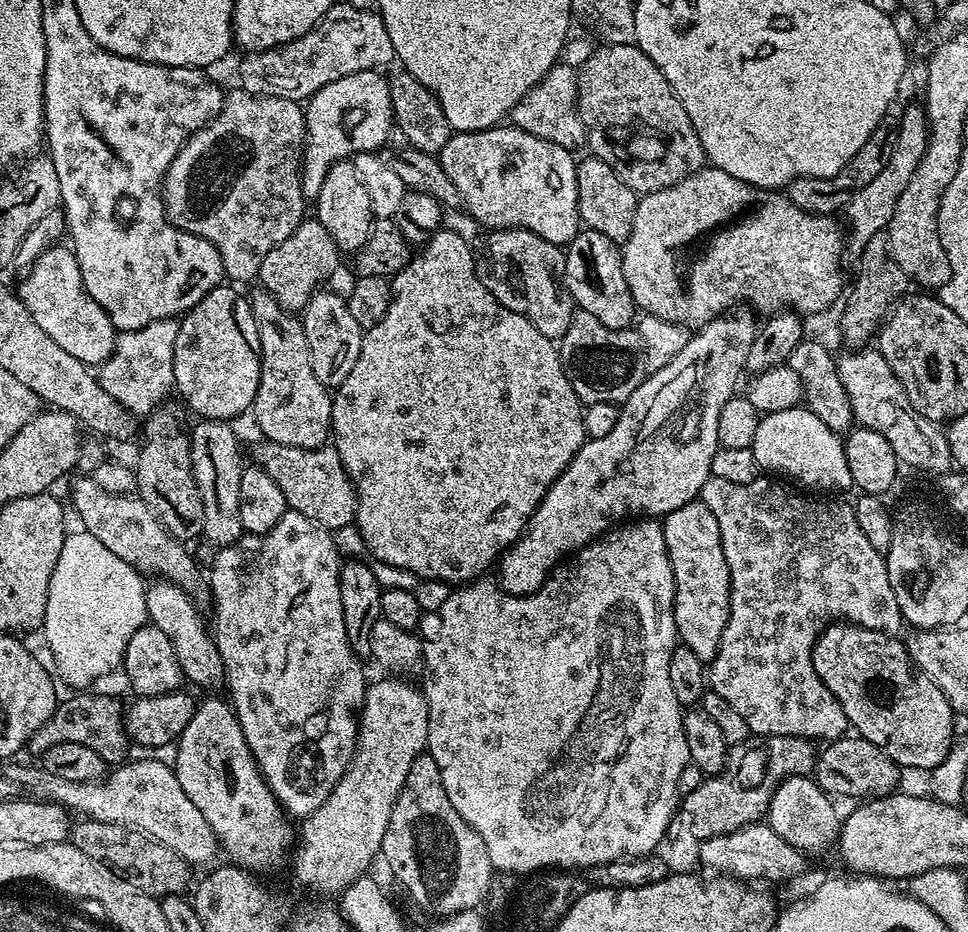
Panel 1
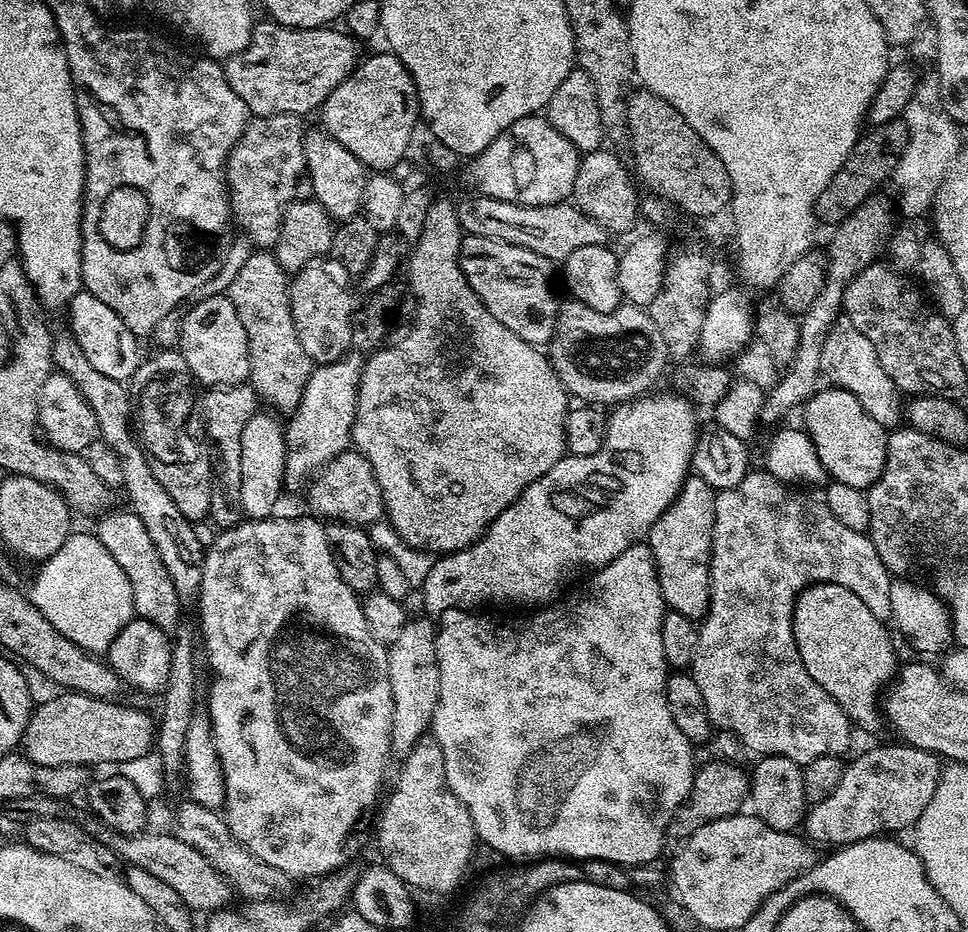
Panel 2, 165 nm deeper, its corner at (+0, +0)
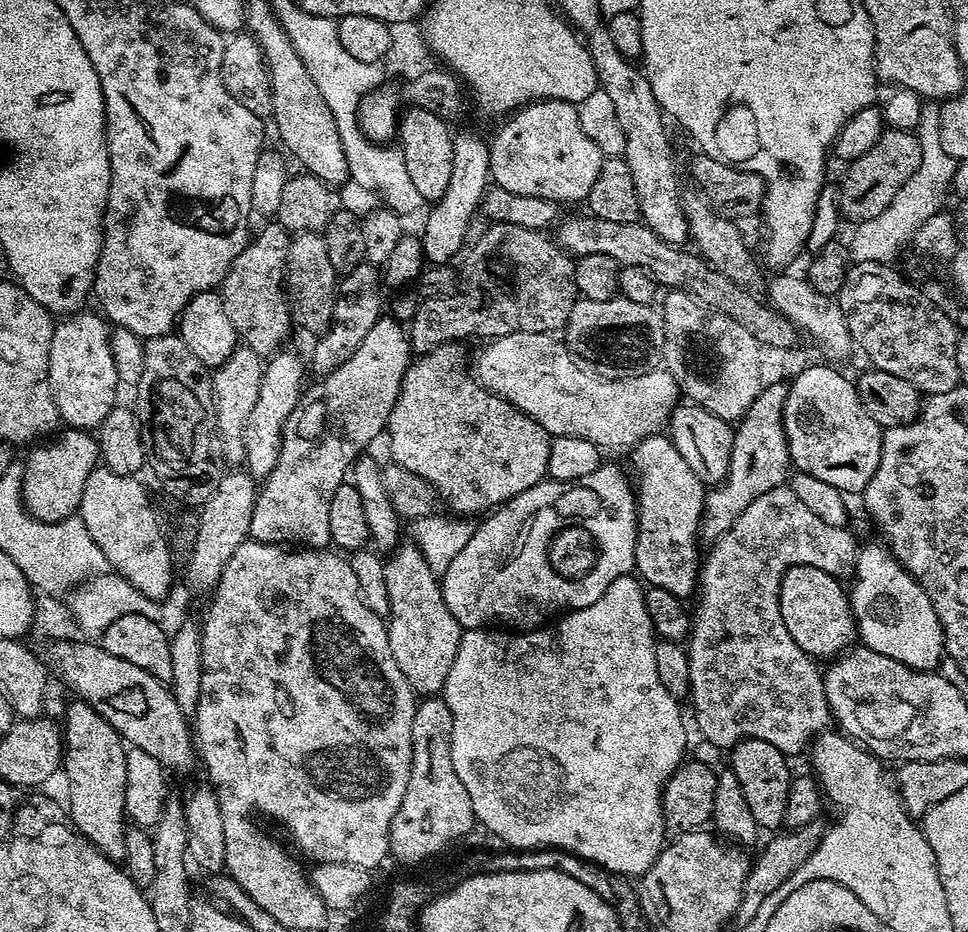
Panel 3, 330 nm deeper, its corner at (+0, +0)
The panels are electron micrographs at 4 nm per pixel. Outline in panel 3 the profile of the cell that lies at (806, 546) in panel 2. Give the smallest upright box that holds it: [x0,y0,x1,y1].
[687,486,858,758]

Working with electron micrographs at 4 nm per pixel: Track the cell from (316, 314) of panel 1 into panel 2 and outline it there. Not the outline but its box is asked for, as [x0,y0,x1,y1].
[288,255,354,365]

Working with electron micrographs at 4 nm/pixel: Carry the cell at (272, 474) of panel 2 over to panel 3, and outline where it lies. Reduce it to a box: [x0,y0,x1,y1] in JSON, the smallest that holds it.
[244,350,306,482]

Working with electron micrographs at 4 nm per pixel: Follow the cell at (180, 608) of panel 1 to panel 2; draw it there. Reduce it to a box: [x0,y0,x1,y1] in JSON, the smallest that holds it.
[94,510,182,630]

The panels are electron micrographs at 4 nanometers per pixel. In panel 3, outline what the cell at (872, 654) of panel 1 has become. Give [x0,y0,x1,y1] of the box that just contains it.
[780,566,858,662]

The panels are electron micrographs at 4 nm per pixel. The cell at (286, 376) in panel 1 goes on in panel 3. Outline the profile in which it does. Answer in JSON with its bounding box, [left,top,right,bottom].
[218,222,294,358]

